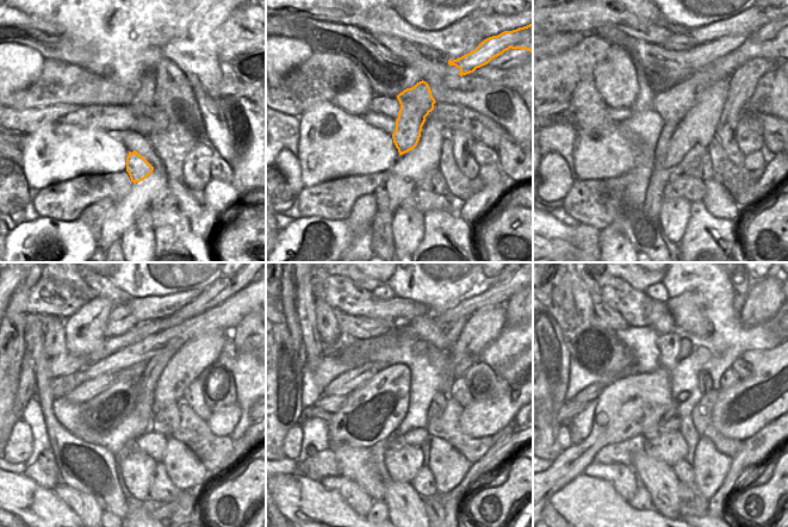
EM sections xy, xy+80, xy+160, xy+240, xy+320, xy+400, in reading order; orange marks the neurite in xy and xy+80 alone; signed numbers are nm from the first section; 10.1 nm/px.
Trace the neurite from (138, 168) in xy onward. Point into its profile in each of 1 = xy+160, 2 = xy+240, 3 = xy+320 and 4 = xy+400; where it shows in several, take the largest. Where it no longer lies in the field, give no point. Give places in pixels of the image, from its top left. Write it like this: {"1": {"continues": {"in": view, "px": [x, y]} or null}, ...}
{"1": {"continues": {"in": "xy+160", "px": [775, 41]}}, "2": {"continues": {"in": "xy+240", "px": [128, 365]}}, "3": {"continues": {"in": "xy+320", "px": [348, 380]}}, "4": {"continues": {"in": "xy+400", "px": [591, 392]}}}

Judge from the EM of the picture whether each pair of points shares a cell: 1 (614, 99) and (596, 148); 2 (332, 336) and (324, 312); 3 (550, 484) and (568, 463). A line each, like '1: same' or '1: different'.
1: different
2: same
3: same

